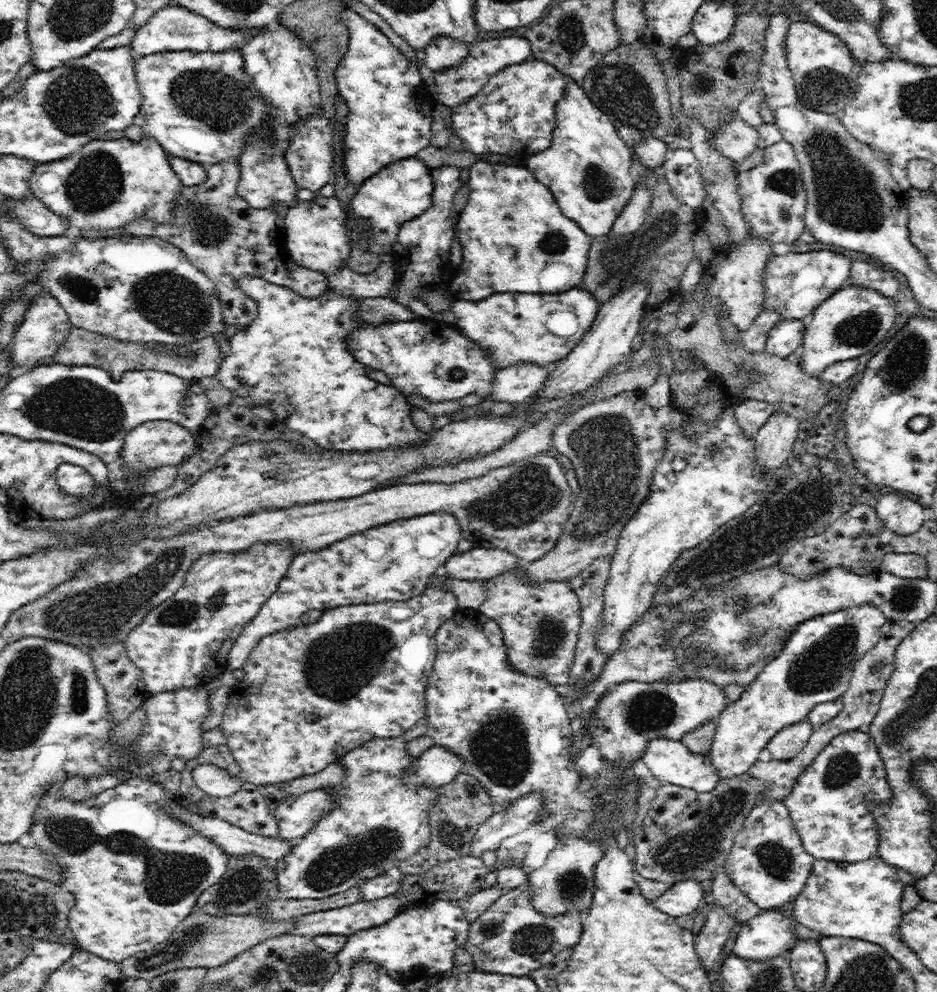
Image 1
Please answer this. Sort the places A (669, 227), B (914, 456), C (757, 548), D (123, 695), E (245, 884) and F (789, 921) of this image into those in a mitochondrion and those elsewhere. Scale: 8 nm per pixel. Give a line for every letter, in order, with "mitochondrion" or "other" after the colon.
A: mitochondrion
B: other
C: mitochondrion
D: other
E: mitochondrion
F: other

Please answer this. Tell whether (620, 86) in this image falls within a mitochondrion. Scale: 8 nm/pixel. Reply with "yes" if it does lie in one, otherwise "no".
yes

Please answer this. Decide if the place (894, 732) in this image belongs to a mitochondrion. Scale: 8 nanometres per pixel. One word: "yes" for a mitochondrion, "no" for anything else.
yes

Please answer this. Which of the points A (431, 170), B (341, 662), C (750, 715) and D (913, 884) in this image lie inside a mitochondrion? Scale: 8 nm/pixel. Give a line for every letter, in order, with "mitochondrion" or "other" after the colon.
A: other
B: mitochondrion
C: other
D: other

